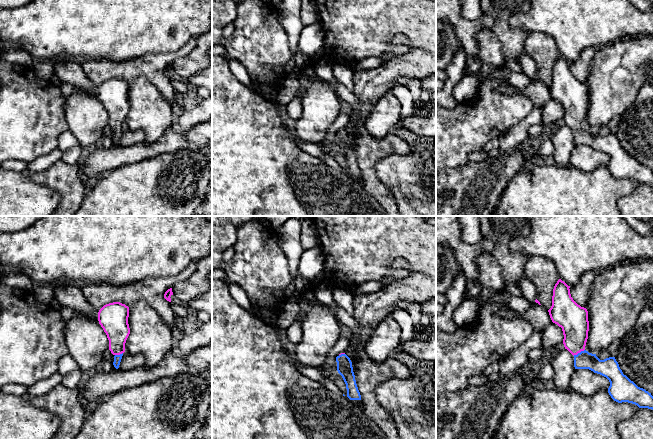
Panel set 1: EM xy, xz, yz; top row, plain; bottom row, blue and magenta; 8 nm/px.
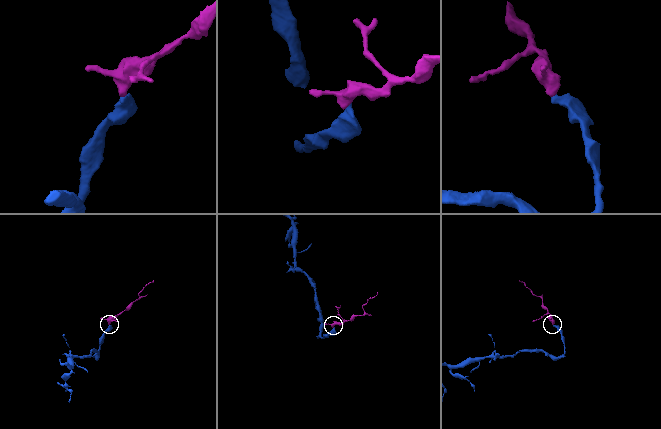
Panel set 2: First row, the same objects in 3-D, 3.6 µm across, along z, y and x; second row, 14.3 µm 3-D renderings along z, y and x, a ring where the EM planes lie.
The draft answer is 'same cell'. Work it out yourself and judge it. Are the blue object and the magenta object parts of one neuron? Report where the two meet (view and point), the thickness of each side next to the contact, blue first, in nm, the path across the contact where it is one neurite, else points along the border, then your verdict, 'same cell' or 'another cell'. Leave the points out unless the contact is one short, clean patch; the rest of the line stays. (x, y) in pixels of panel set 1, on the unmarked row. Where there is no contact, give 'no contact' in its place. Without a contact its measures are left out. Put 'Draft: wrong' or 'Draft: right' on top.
Draft: right
meets blue in yz at (578, 129); 140 nm thick on the blue side, 220 nm on the other; runs through yz (584, 136), (578, 129), (575, 120), (574, 99); same cell

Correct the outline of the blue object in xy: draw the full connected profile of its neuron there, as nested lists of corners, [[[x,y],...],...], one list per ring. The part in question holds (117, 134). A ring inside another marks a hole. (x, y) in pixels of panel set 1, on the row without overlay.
[[[120,78],[104,81],[98,88],[98,97],[109,116],[109,126],[114,131],[113,141],[119,144],[125,119],[130,110],[129,83]]]

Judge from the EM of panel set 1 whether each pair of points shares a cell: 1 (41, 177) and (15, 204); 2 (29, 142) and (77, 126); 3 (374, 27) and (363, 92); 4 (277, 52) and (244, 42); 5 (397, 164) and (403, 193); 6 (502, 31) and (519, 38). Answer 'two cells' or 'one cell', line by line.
1: two cells
2: two cells
3: two cells
4: one cell
5: one cell
6: one cell

